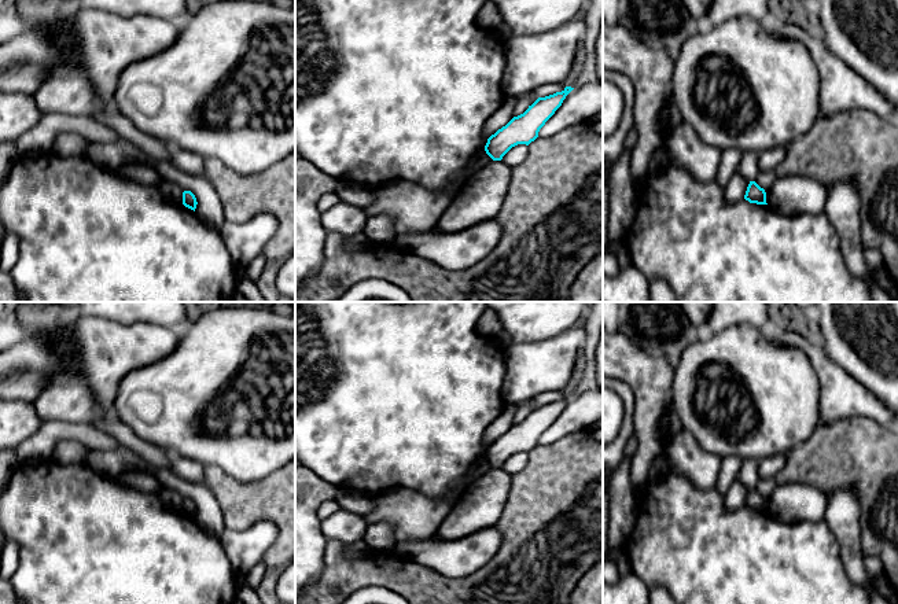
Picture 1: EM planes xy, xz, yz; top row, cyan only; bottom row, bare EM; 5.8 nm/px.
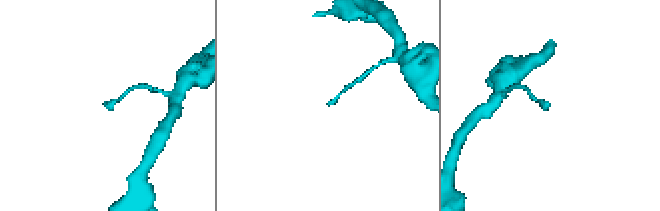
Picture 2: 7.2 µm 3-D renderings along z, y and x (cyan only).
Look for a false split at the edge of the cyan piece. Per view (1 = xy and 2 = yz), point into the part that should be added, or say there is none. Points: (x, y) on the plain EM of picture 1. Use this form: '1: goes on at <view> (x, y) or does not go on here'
1: does not go on here
2: does not go on here

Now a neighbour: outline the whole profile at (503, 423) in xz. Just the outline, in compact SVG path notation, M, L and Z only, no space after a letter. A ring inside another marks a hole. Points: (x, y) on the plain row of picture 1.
M512 404L505 405L503 413L486 428L483 434L483 442L486 446L489 446L514 426L512 420L516 408L518 406Z

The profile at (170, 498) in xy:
M163 487L158 493L158 496L168 508L183 512L183 500L184 498L177 491Z

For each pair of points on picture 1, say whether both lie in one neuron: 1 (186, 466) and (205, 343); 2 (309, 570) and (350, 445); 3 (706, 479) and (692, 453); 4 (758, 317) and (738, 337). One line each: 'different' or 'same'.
1: different
2: different
3: same
4: different

